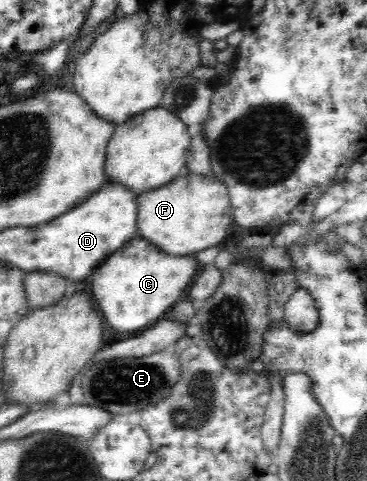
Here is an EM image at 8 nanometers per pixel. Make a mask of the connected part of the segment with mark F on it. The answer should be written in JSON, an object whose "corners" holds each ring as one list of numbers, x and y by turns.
{"corners":[[185,170,182,175,176,176,172,182,141,192,138,195,137,234,148,239,153,245,160,247,168,254,196,254,200,250,210,248,210,246,221,246,229,239,228,230,230,230,232,223,232,205,230,204,228,186,214,173,199,176]]}

